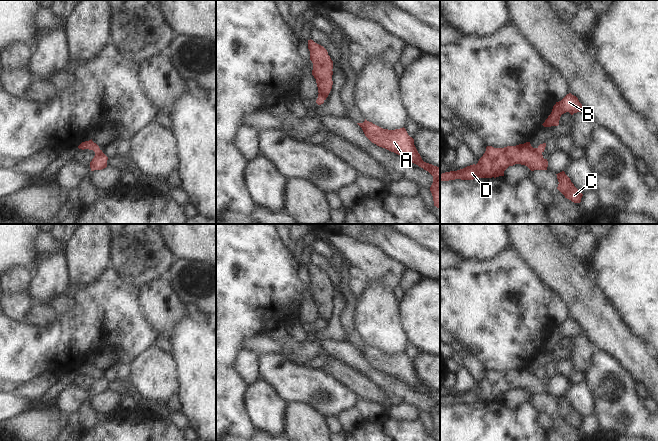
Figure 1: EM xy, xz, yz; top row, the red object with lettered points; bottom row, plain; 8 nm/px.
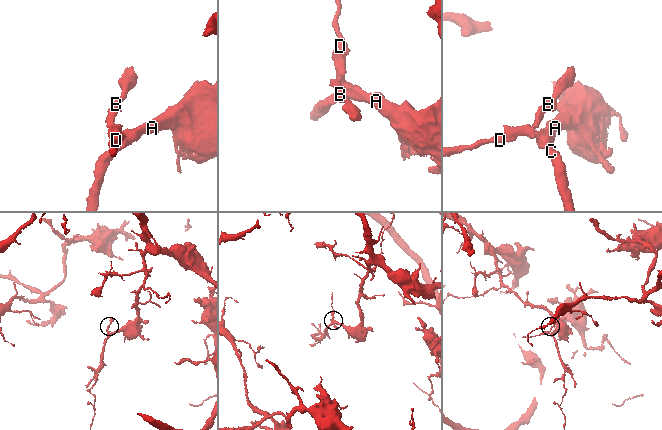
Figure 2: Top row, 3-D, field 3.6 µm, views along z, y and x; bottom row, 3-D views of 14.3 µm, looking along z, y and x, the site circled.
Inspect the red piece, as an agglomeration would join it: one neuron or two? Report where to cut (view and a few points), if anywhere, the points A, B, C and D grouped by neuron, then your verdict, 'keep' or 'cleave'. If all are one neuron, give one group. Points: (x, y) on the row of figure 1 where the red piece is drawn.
cut xy (99, 149), (95, 152); groups A C D / B; cleave

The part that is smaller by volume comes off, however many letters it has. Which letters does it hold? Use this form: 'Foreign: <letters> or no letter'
Foreign: B

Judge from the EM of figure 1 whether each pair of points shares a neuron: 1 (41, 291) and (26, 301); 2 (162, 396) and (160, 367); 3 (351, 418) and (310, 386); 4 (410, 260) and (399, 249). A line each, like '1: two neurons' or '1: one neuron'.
1: two neurons
2: one neuron
3: two neurons
4: one neuron

